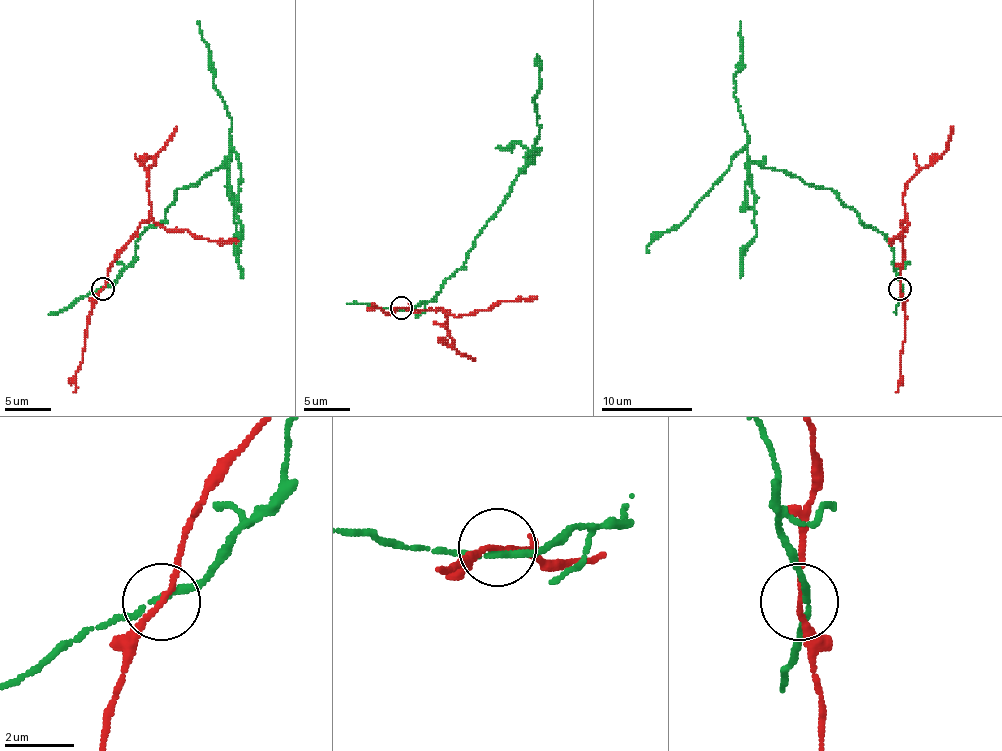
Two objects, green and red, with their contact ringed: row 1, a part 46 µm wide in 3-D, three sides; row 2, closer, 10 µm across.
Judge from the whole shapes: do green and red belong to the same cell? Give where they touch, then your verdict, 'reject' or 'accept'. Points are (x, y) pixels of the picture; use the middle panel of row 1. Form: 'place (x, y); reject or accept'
place (401, 307); reject

